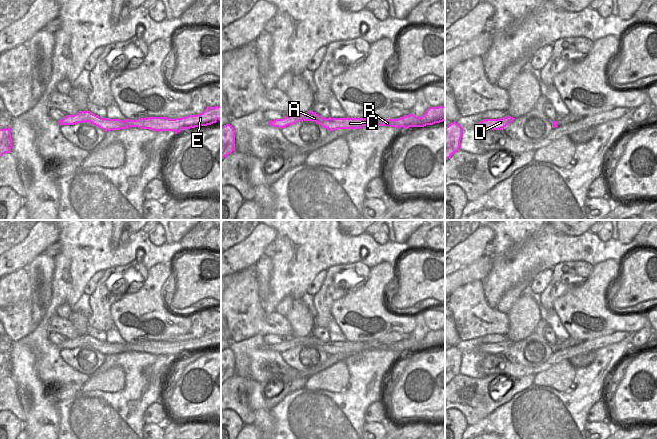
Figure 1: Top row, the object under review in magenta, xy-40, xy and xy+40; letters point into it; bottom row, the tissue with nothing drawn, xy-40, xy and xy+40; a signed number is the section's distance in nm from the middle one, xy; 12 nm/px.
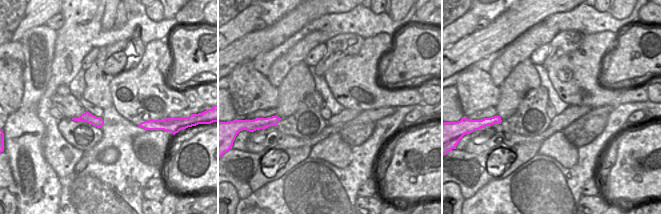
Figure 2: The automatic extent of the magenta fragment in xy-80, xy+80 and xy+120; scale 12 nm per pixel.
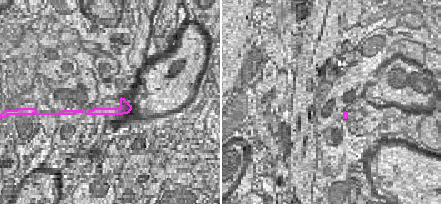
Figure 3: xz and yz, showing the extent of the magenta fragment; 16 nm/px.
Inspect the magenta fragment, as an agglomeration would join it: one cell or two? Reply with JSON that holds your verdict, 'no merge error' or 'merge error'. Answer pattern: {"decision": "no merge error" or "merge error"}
{"decision": "no merge error"}

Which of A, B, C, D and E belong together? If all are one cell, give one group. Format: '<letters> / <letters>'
A B C D E

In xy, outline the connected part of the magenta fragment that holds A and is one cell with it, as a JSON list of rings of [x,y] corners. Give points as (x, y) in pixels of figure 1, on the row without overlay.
[[[445,330],[429,331],[421,341],[416,341],[413,338],[405,339],[397,343],[381,343],[378,341],[367,342],[323,342],[313,335],[306,337],[288,338],[282,343],[268,345],[269,349],[280,353],[293,349],[299,345],[313,345],[327,353],[333,355],[337,353],[361,353],[363,350],[389,350],[399,353],[403,351],[424,351],[445,345]]]

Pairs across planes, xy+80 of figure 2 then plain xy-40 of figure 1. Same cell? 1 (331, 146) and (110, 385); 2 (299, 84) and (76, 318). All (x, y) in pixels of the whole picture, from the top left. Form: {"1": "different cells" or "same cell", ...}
{"1": "same cell", "2": "same cell"}

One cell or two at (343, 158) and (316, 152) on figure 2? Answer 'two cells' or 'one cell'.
one cell

